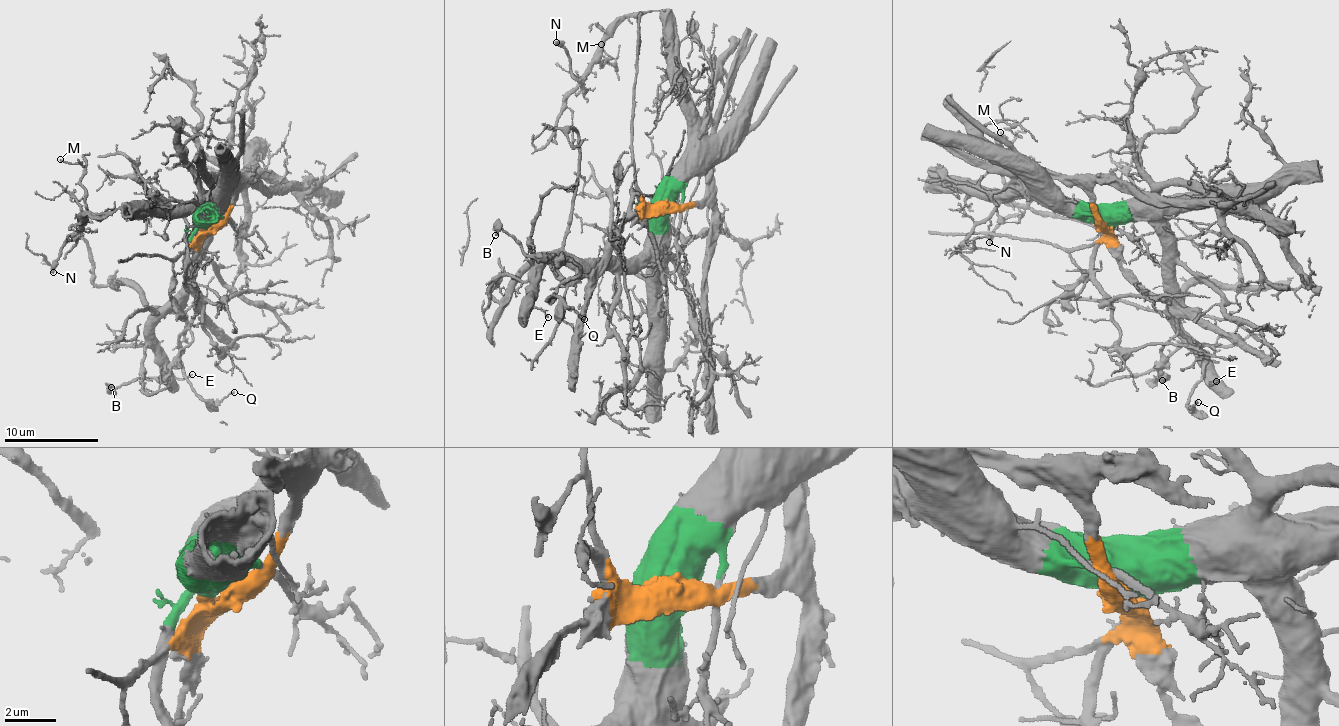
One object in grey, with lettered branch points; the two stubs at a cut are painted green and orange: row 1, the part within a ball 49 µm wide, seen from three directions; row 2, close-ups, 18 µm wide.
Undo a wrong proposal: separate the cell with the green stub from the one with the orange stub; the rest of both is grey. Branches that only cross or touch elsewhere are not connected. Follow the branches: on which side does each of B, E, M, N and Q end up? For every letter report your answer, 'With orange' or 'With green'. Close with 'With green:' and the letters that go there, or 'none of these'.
B: With orange
E: With green
M: With green
N: With green
Q: With orange
With green: E, M, N

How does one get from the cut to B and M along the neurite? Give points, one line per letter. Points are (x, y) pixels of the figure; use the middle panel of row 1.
B: (665, 206), (628, 221), (612, 253), (583, 277), (570, 260), (529, 254), (499, 229), (495, 229), (495, 235)
M: (662, 205), (688, 138), (668, 23), (660, 10), (630, 14), (602, 44), (600, 63), (614, 63), (601, 45)

